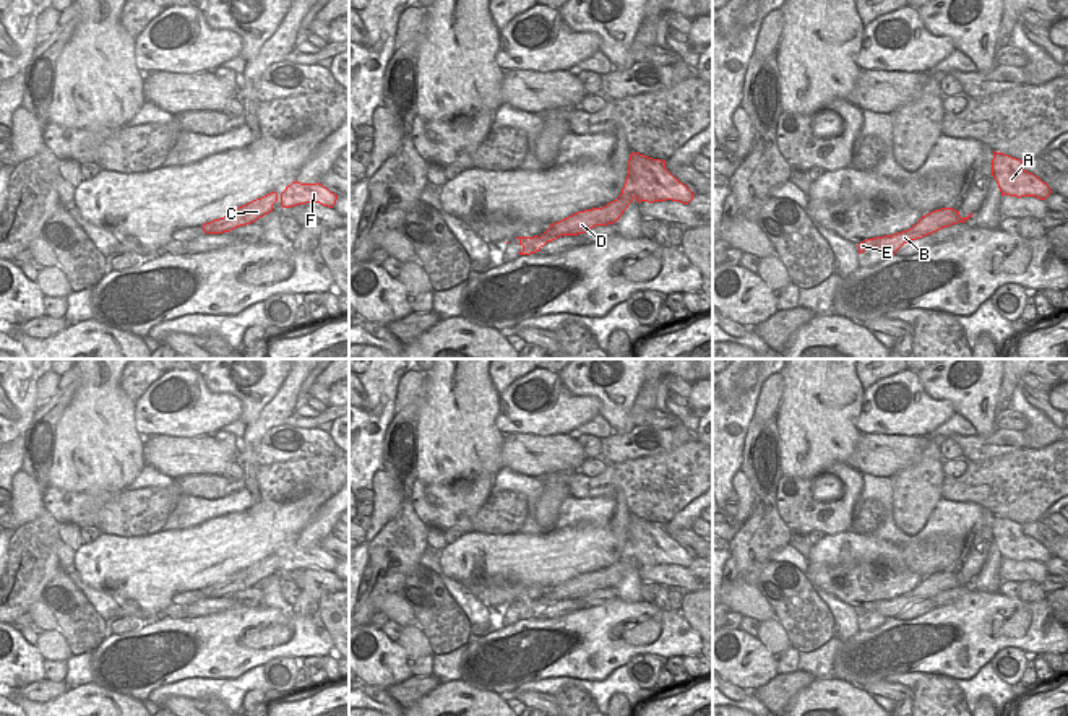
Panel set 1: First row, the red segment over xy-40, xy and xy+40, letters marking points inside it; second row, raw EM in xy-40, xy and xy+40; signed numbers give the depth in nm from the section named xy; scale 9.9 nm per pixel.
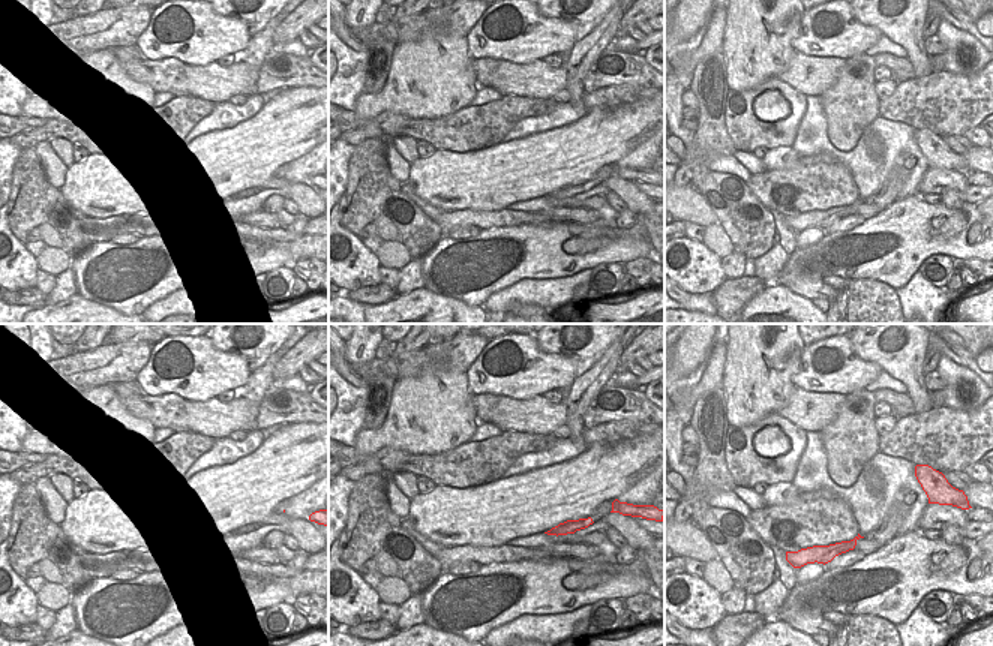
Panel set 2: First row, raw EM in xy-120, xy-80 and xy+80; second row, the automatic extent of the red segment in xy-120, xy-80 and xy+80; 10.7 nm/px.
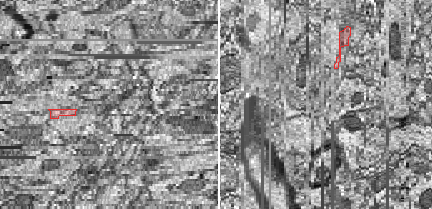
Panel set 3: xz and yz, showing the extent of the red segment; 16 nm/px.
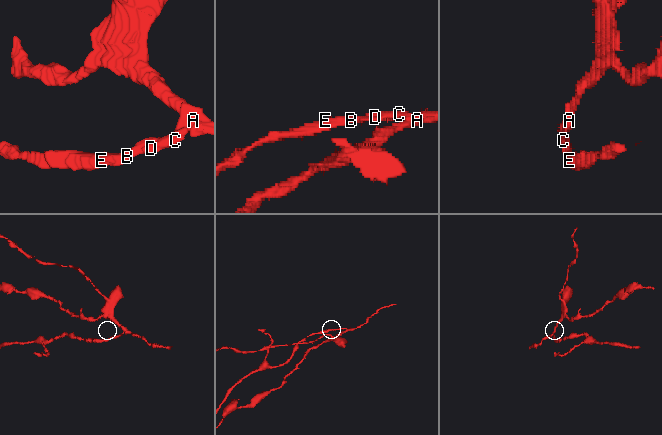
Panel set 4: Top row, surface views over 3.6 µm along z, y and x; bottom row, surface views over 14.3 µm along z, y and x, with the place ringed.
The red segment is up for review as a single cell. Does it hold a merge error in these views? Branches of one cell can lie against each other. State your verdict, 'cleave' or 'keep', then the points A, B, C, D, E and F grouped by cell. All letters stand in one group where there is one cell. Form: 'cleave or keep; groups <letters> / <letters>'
cleave; groups A F / B C D E

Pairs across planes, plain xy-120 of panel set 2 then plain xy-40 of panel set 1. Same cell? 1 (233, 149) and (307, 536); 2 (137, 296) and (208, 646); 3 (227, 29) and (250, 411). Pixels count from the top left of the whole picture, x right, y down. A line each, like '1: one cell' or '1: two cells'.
1: two cells
2: one cell
3: two cells

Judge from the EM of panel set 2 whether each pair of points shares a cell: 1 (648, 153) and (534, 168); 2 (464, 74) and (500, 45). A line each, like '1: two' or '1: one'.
1: two
2: two

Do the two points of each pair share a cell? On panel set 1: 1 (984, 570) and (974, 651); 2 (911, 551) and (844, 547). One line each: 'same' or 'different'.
1: different
2: same

